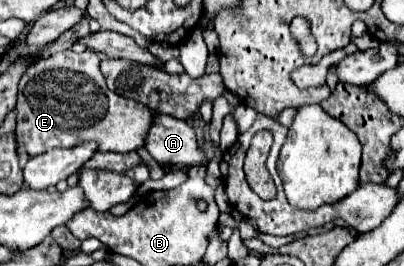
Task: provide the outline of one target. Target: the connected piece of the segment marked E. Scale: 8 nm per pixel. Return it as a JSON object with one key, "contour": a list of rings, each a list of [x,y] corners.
{"contour":[[[65,50],[53,54],[49,58],[41,58],[31,64],[19,82],[19,96],[17,96],[17,146],[25,148],[29,156],[39,156],[51,148],[73,148],[77,144],[95,142],[97,152],[133,152],[143,146],[145,132],[149,130],[153,112],[131,98],[123,98],[111,92],[105,84],[105,78],[99,70],[99,54],[93,50],[85,50],[75,54],[73,50]]]}

